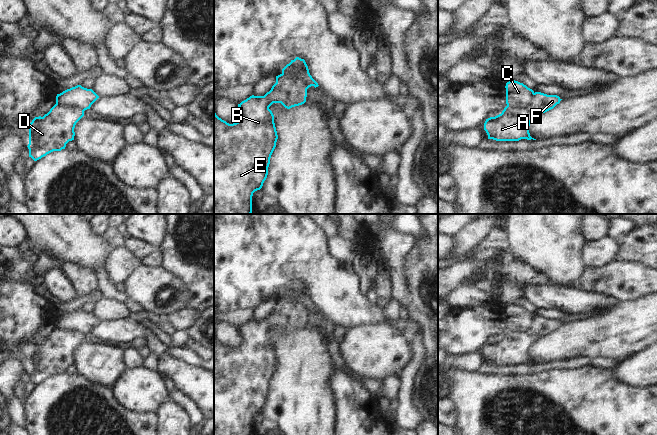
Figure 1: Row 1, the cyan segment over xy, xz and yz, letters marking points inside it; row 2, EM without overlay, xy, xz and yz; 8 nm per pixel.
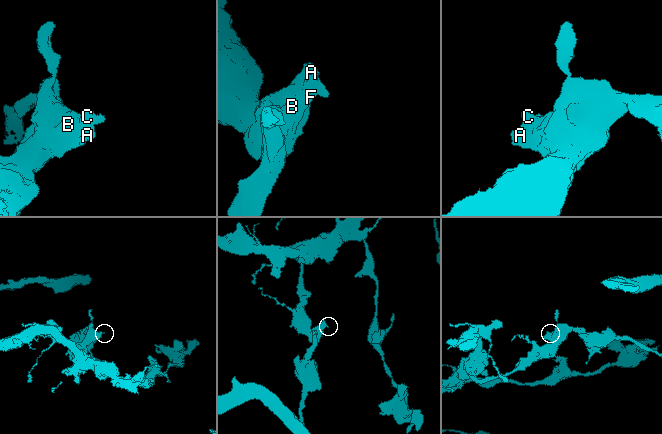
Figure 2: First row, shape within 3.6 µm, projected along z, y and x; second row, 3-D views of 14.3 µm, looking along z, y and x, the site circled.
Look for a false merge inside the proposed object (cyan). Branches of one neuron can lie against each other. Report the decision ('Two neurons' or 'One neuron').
Two neurons

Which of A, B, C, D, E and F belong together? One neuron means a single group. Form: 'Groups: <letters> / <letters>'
Groups: A B D E F / C

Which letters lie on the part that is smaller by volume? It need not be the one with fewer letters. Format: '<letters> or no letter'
C

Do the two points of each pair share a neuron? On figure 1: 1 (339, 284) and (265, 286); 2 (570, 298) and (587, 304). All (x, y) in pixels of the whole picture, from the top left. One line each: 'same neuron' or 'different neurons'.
1: same neuron
2: same neuron

